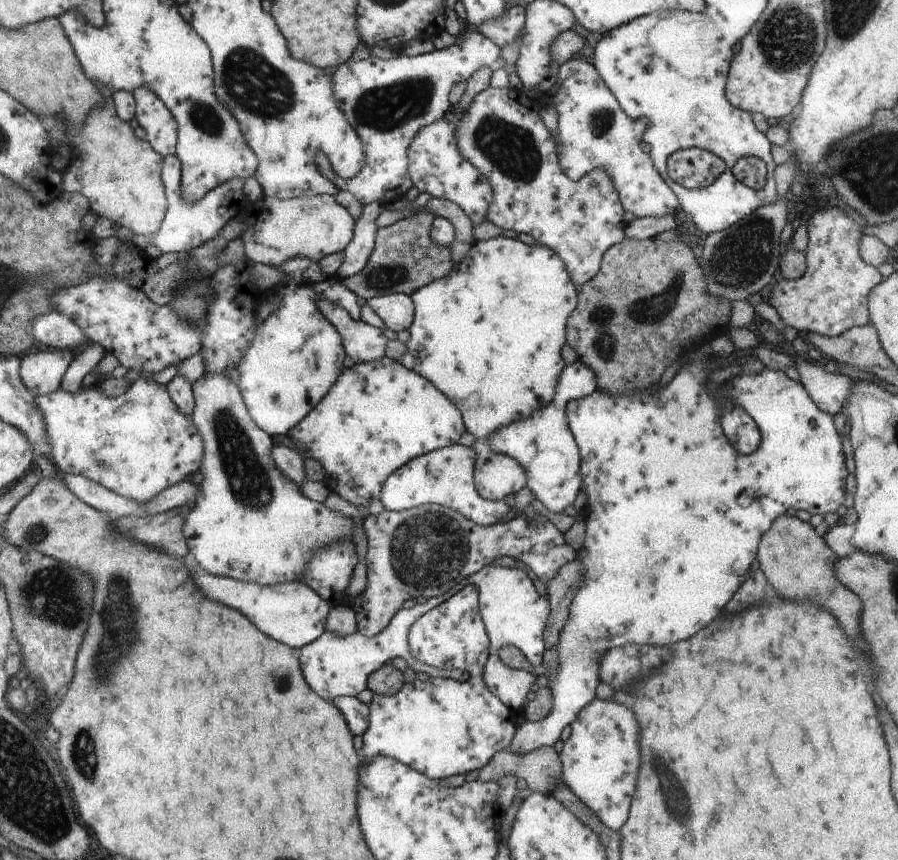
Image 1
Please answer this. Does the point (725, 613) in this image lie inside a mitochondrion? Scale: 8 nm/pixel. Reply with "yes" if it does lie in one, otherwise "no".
no

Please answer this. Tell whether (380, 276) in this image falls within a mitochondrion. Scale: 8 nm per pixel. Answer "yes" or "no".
yes

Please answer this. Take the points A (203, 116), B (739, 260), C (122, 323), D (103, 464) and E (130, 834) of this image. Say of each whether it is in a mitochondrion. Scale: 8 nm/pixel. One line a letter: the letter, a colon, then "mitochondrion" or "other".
A: mitochondrion
B: mitochondrion
C: other
D: mitochondrion
E: other

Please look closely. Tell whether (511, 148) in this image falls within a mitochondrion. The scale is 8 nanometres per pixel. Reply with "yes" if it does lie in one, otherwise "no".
yes

